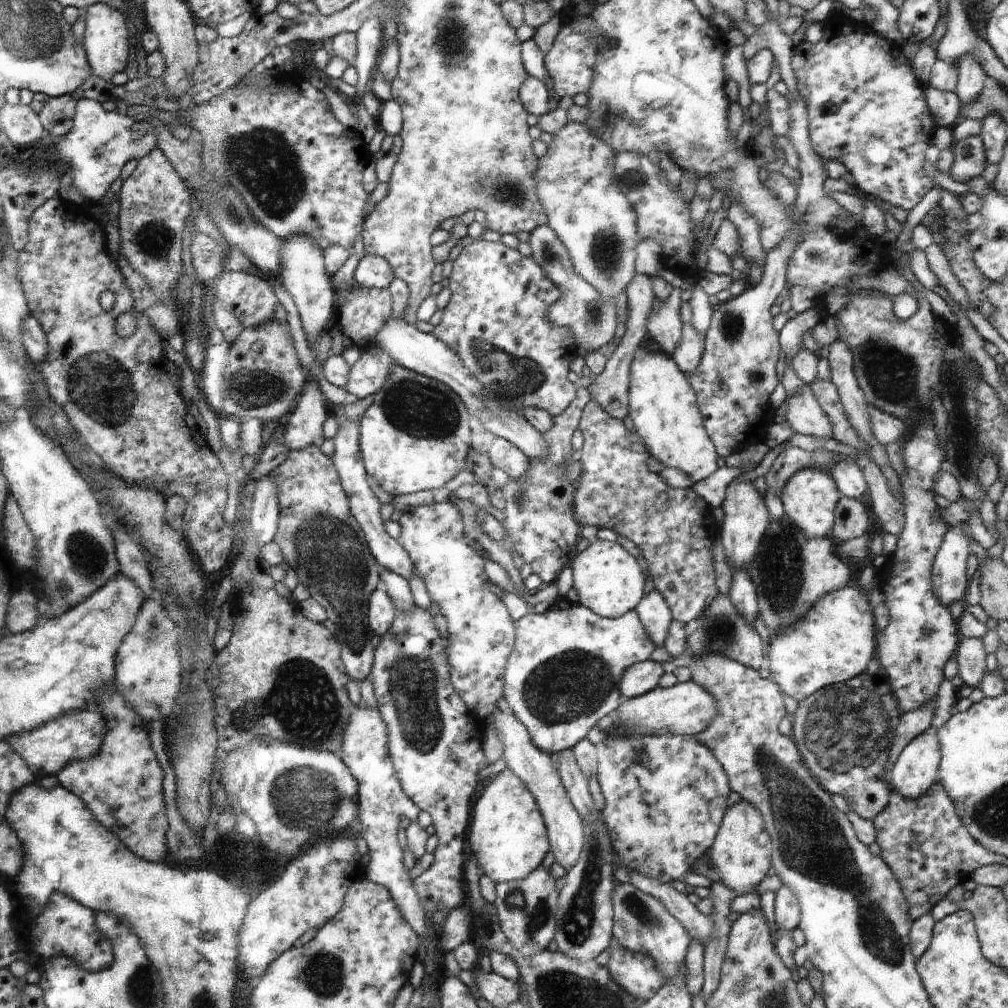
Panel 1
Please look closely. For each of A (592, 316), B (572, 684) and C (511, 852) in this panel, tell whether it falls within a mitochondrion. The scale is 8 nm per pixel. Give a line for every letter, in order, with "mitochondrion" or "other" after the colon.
A: mitochondrion
B: mitochondrion
C: other

